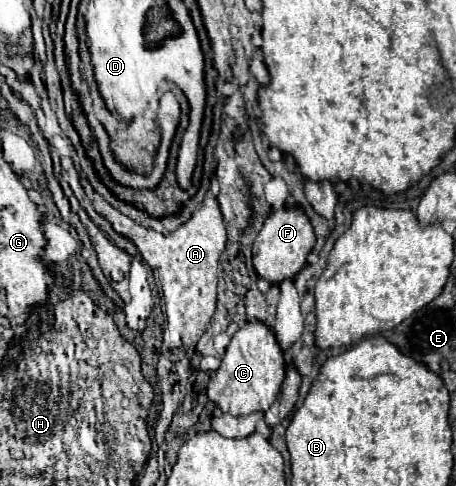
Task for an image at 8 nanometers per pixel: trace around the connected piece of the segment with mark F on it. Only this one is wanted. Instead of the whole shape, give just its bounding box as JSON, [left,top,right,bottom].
[253,209,315,283]

